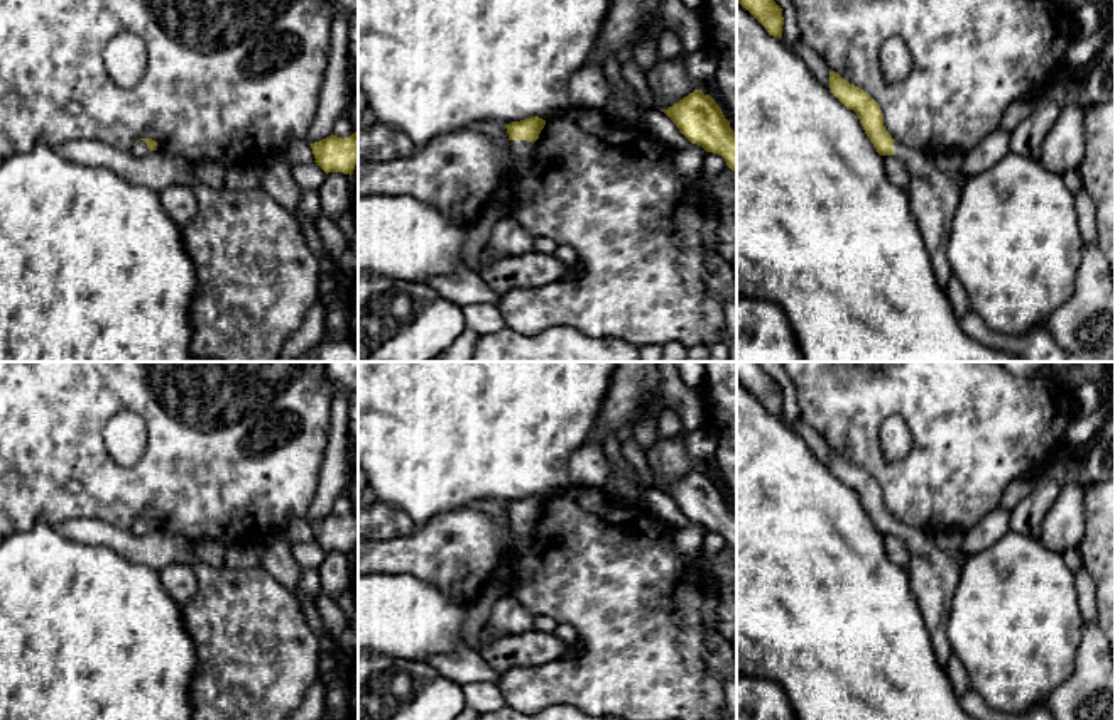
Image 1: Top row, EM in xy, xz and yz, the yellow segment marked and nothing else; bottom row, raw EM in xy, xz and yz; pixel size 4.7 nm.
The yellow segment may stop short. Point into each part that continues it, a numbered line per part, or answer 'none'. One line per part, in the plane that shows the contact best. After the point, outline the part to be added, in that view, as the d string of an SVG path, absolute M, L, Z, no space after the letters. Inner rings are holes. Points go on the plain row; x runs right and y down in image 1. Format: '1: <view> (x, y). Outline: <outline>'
1: xz (521, 528). Outline: M510 519L510 527L517 539L524 539L532 532L534 522L527 519Z

